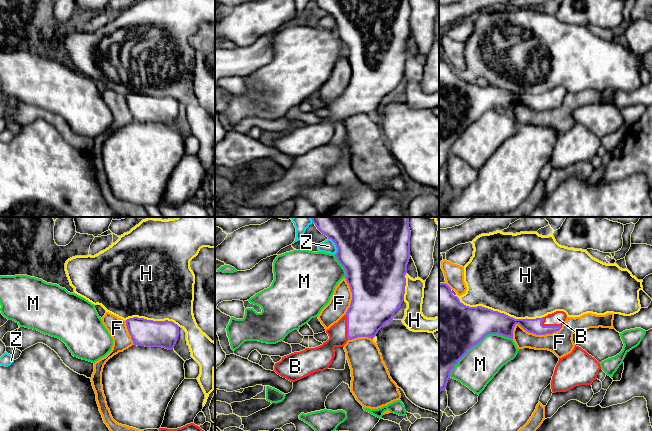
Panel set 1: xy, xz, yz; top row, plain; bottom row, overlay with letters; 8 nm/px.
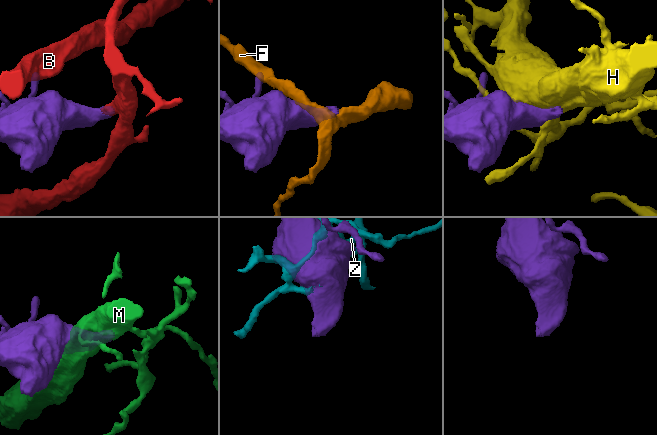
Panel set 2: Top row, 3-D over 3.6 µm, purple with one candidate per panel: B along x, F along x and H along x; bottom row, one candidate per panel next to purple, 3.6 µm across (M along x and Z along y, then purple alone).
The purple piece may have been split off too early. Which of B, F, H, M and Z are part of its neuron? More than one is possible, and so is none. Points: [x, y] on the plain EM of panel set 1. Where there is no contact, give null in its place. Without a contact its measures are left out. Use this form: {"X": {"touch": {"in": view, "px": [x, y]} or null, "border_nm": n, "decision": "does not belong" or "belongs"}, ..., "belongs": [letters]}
{"B": {"touch": {"in": "yz", "px": [551, 102]}, "border_nm": 170, "decision": "belongs"}, "F": {"touch": {"in": "yz", "px": [532, 108]}, "border_nm": 420, "decision": "does not belong"}, "H": {"touch": {"in": "yz", "px": [499, 88]}, "border_nm": 700, "decision": "does not belong"}, "M": {"touch": {"in": "yz", "px": [477, 119]}, "border_nm": 600, "decision": "does not belong"}, "Z": {"touch": {"in": "xz", "px": [336, 22]}, "border_nm": 150, "decision": "does not belong"}, "belongs": ["B"]}

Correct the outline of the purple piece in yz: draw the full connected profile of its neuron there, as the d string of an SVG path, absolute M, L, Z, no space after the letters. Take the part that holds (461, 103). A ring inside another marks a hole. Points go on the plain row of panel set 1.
M439 59L439 170L446 165L454 142L486 111L498 110L513 115L513 106L516 100L536 111L552 110L562 104L566 94L565 88L556 87L542 94L515 95L482 82L469 83L452 70L451 64L446 59Z

